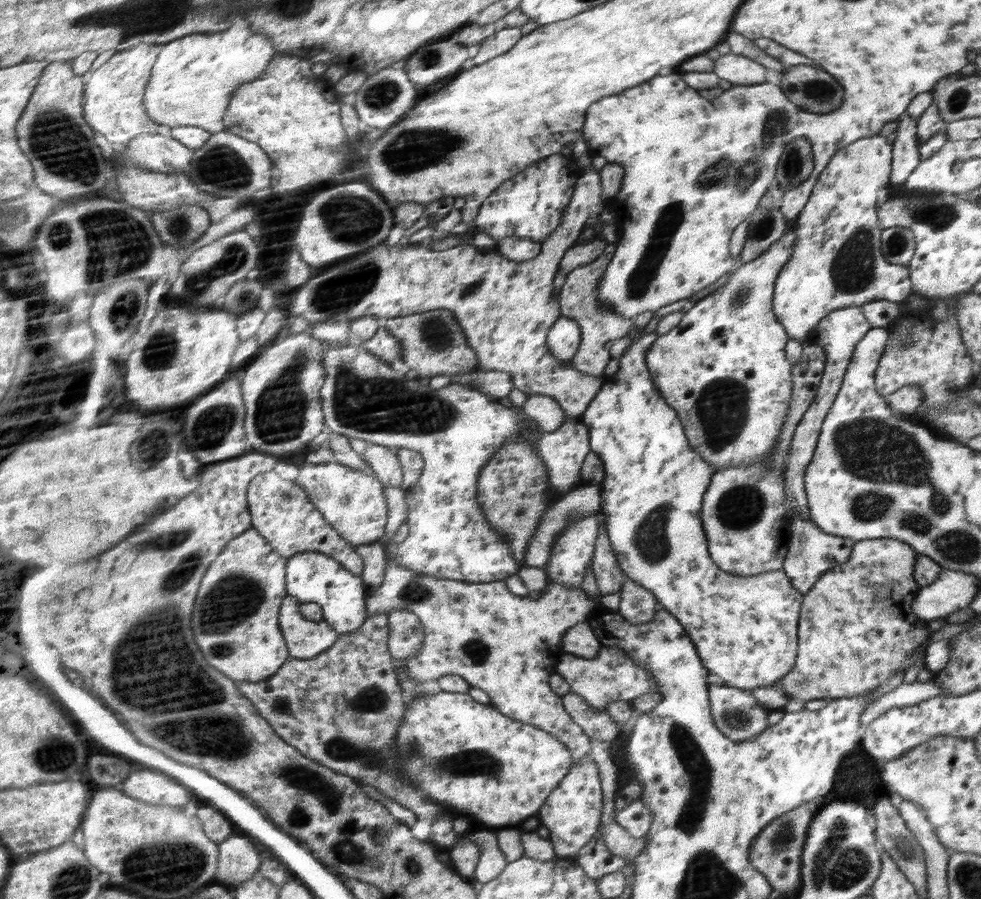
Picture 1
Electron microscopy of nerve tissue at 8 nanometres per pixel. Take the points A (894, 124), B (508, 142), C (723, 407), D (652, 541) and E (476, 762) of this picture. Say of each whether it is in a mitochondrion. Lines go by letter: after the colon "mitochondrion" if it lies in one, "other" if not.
A: other
B: other
C: mitochondrion
D: mitochondrion
E: mitochondrion

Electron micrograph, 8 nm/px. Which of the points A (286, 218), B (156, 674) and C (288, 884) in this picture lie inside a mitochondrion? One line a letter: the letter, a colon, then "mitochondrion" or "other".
A: other
B: mitochondrion
C: other

